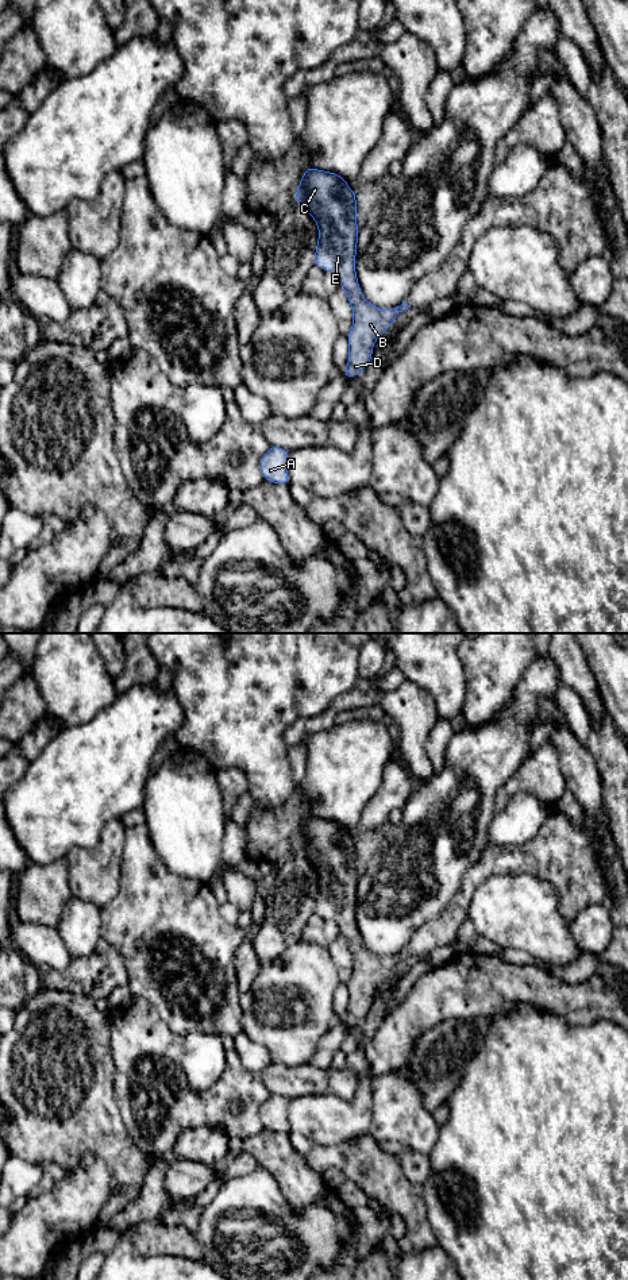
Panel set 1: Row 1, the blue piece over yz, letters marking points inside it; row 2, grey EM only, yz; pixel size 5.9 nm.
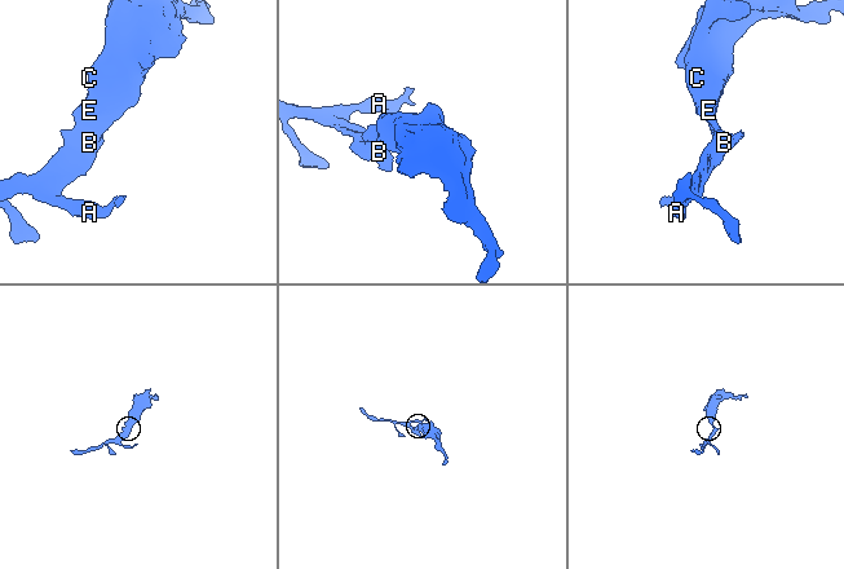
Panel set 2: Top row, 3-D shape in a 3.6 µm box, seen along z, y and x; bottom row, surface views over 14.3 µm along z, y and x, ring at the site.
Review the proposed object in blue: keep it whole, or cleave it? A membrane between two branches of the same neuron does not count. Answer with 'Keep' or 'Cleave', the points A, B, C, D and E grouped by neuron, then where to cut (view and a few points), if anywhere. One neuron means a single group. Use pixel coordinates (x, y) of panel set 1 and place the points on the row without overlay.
Keep. Groups: A B C D E. No split

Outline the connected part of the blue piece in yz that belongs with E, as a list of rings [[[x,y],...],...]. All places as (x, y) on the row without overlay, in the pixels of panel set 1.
[[[305,816],[294,851],[307,857],[319,878],[315,914],[338,925],[352,957],[352,975],[347,983],[348,1011],[342,1022],[352,1028],[371,1009],[375,988],[409,953],[404,949],[400,955],[380,957],[363,945],[355,921],[358,849],[344,825]]]

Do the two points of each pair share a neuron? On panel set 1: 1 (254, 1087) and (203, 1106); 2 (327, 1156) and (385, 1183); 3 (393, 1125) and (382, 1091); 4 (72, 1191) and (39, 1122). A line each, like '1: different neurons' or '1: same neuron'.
1: same neuron
2: same neuron
3: same neuron
4: different neurons

